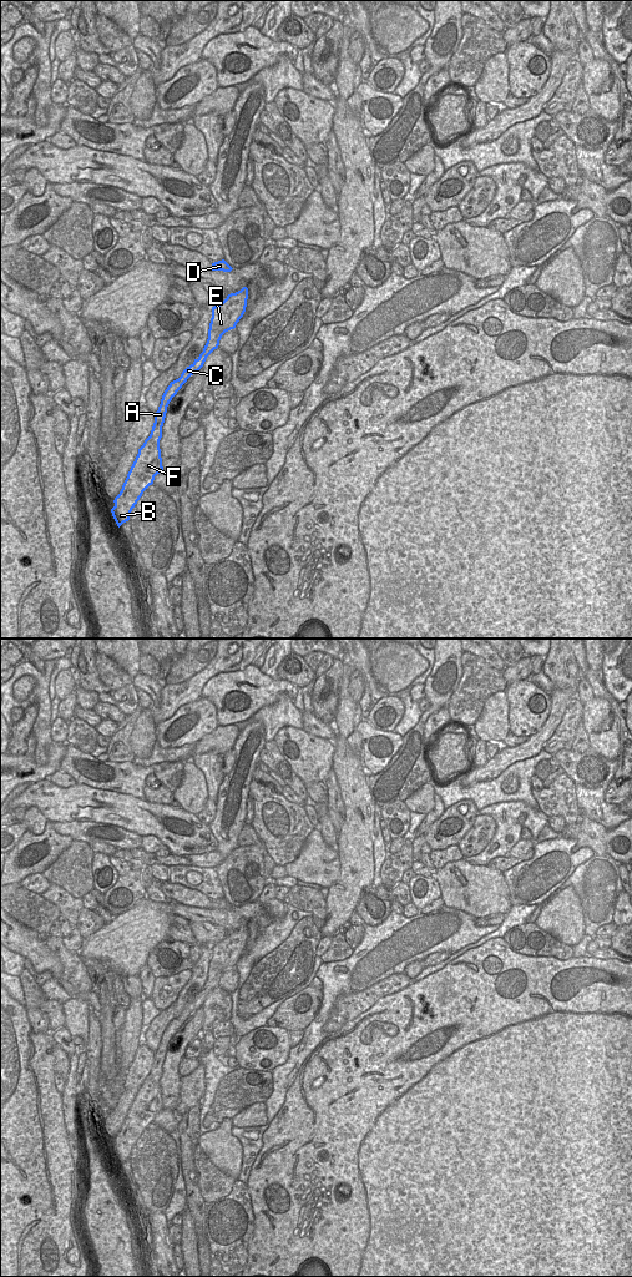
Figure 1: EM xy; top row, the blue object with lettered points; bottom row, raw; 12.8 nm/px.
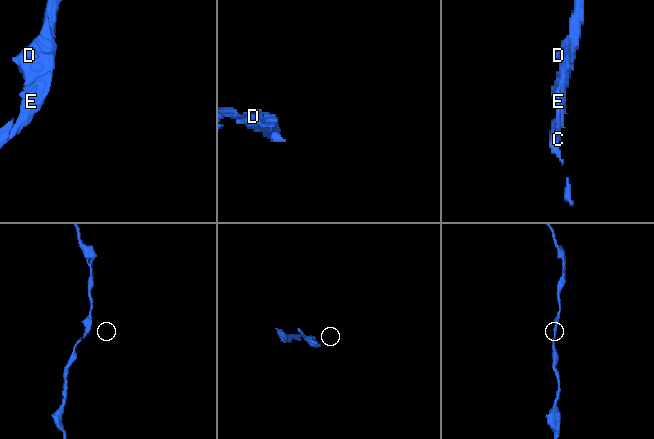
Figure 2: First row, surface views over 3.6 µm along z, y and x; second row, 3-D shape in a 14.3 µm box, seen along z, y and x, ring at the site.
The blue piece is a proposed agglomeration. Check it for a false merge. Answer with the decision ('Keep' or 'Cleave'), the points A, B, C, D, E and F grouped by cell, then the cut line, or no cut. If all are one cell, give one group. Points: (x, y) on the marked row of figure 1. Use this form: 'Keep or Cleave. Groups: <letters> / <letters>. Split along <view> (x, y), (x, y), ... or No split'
Keep. Groups: A B C D E F. No split.

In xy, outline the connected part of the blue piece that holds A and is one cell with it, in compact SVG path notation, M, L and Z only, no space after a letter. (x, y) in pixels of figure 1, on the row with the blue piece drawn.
M243 287L241 291L228 294L219 304L212 307L208 339L203 352L165 390L158 410L155 413L151 434L138 449L138 454L127 474L122 489L113 500L115 506L111 509L111 513L118 528L130 520L131 511L143 491L153 484L155 476L163 470L160 440L162 438L162 426L170 402L187 379L203 367L207 357L218 348L222 335L236 328L246 312L247 299L248 288Z

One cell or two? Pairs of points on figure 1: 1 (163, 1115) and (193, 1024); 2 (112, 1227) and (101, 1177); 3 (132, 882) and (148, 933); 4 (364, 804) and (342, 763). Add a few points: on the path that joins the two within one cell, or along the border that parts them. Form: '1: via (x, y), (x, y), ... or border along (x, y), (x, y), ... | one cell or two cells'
1: border along (163, 1108), (173, 1110) | two cells
2: via (102, 1215), (101, 1190) | one cell
3: border along (145, 897), (115, 917) | two cells
4: via (355, 795), (349, 773) | one cell

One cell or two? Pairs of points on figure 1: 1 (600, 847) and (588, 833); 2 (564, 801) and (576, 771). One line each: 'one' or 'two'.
1: one
2: two

